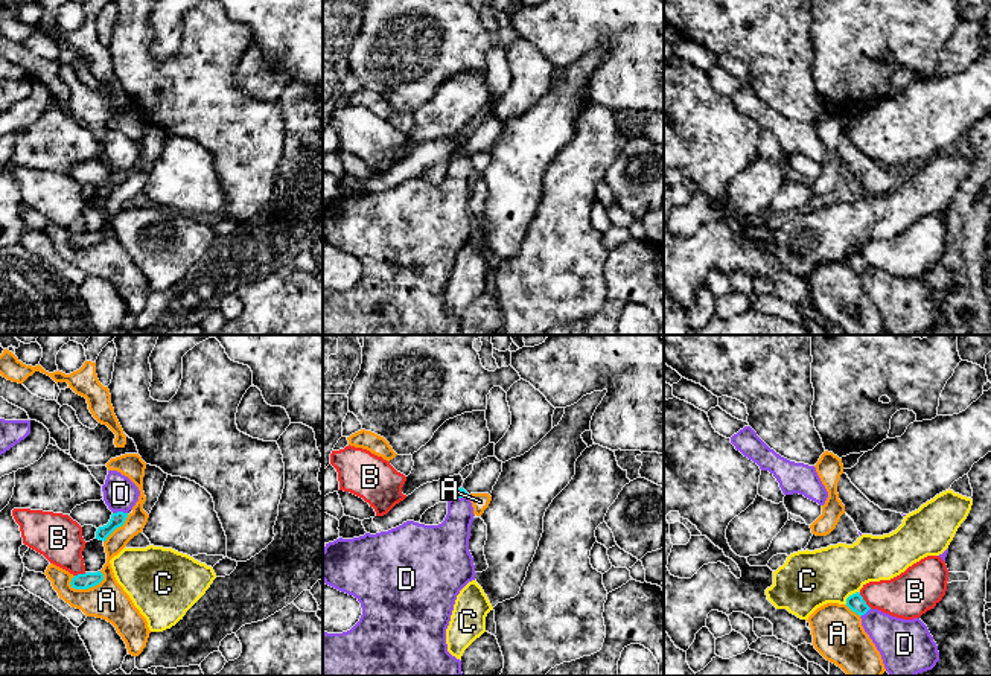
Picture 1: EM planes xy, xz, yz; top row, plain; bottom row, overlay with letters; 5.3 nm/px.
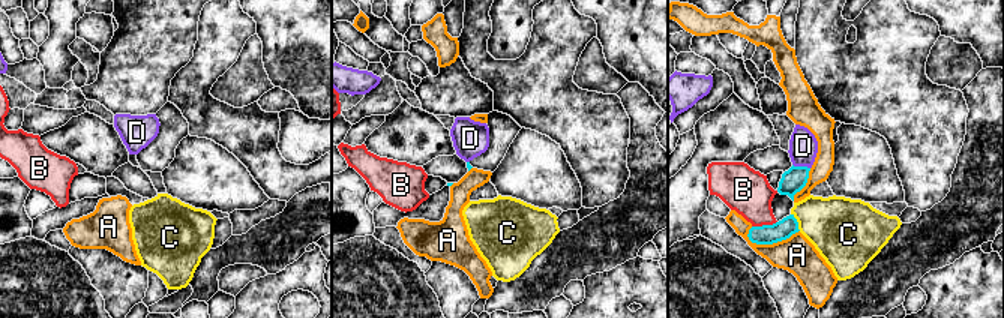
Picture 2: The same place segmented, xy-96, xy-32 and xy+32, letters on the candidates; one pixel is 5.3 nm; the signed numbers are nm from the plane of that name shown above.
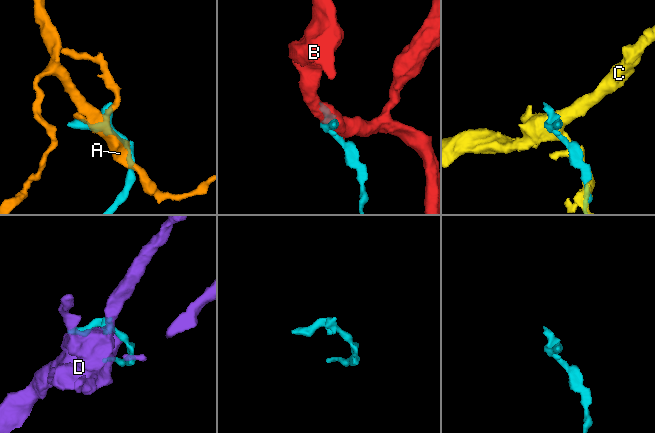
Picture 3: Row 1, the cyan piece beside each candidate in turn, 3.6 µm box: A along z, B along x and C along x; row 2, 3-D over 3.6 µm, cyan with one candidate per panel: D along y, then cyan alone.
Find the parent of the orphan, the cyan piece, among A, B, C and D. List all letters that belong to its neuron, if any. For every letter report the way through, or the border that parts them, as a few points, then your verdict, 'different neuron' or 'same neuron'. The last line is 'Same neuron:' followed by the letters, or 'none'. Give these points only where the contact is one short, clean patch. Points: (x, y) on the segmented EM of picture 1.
A: different neuron
B: different neuron
C: different neuron
D: different neuron
Same neuron: none

